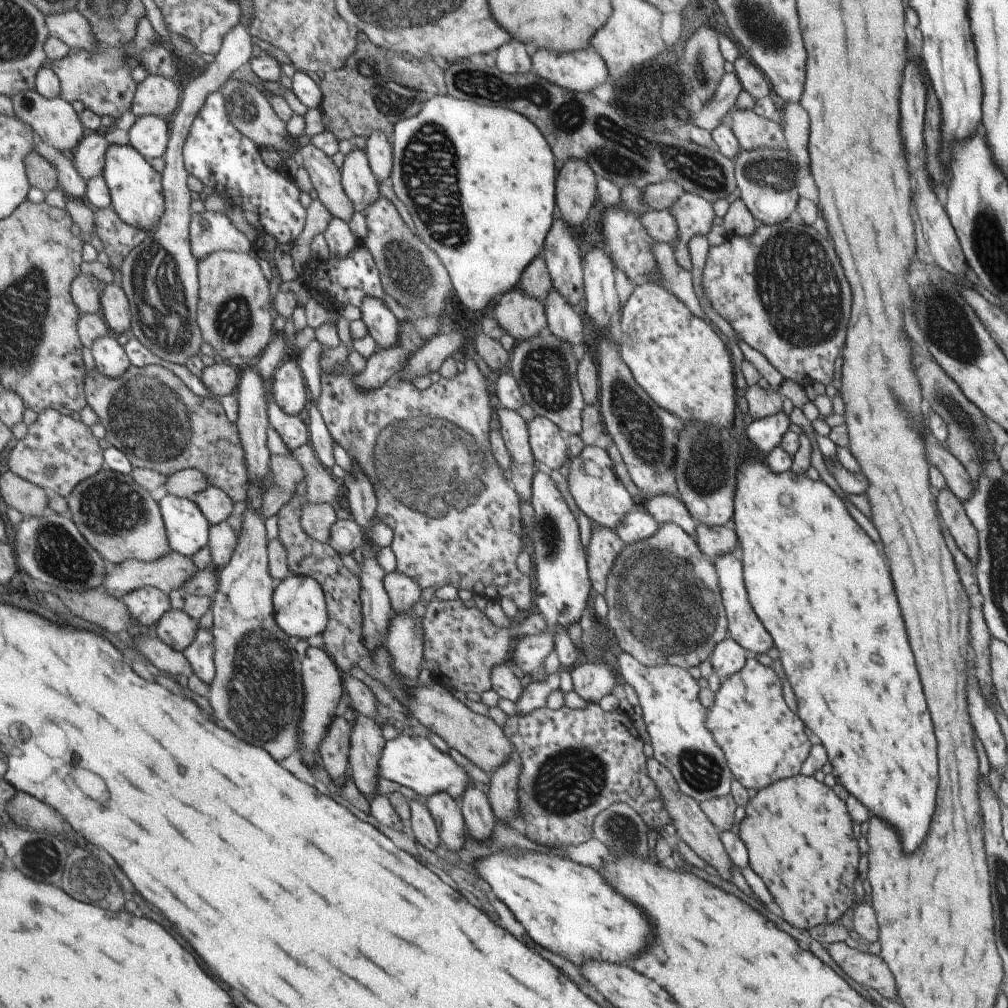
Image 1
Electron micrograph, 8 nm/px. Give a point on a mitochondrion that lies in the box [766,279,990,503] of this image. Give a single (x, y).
(948, 326)

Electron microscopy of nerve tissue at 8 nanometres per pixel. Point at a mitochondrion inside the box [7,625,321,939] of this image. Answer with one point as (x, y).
(98, 886)

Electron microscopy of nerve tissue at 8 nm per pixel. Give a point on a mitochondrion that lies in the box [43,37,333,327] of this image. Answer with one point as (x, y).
(244, 108)

